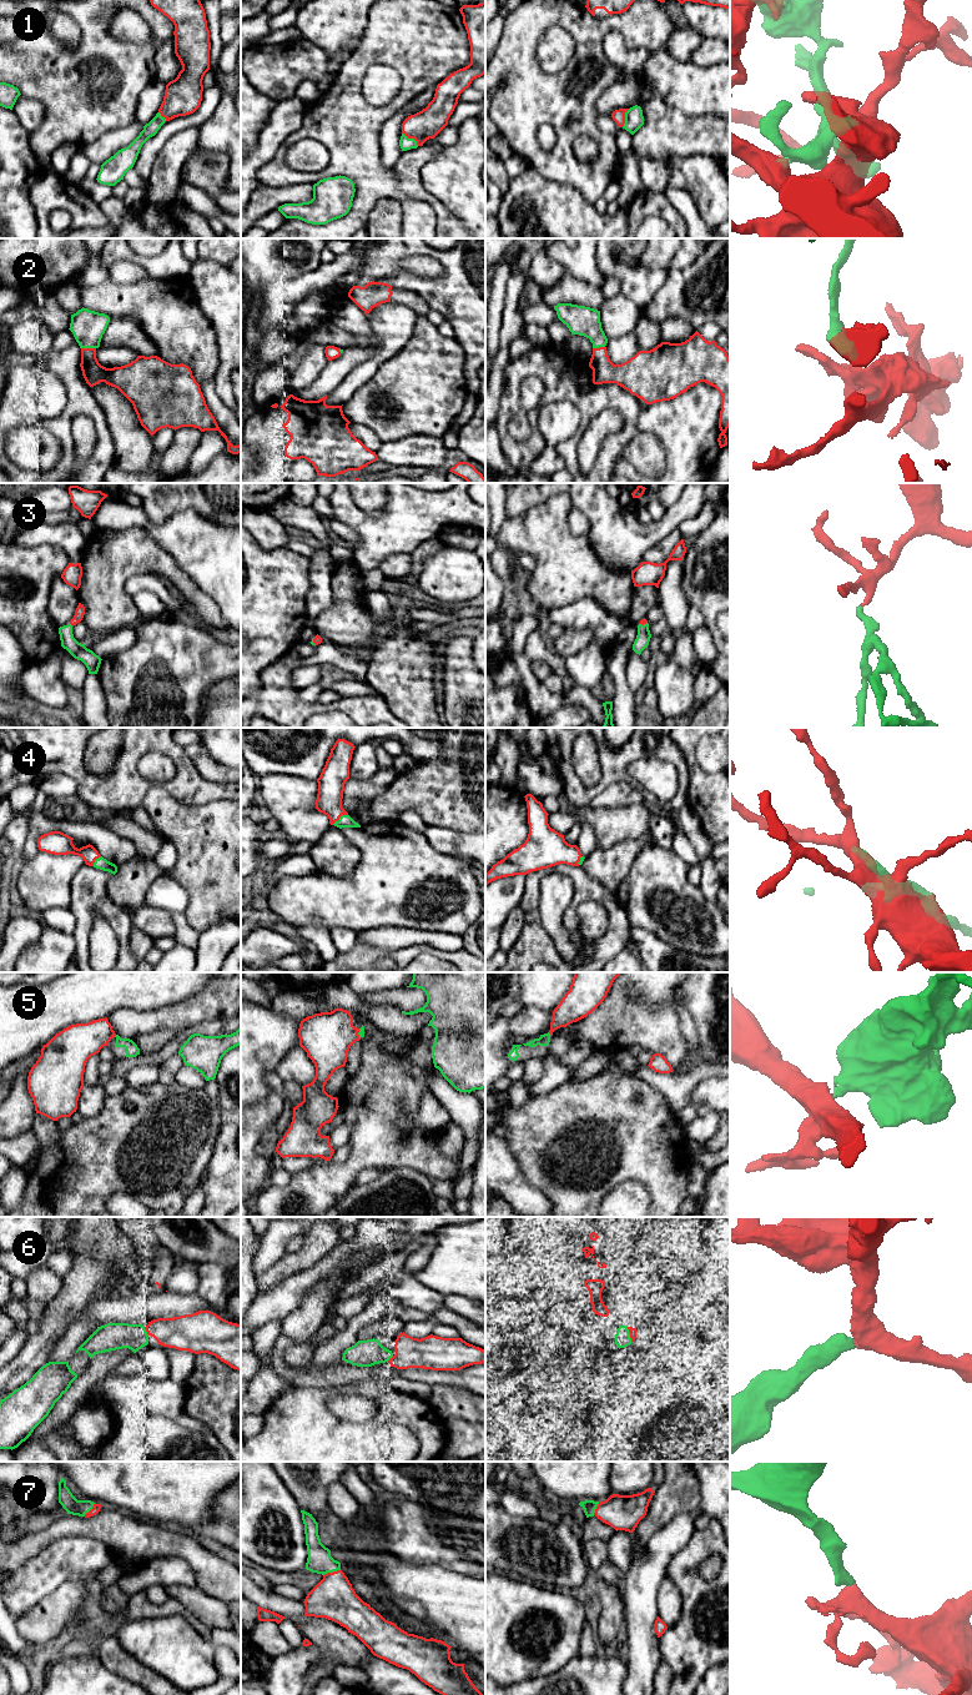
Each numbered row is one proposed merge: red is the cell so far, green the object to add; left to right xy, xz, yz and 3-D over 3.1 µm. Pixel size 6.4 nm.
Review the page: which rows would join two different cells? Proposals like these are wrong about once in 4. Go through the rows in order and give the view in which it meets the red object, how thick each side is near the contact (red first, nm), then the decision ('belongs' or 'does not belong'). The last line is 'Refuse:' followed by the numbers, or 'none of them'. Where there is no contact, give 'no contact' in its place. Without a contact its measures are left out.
1: xz | 190/80 nm | belongs
2: xy | 140/220 nm | belongs
3: xy | 60/100 nm | belongs
4: xz | 180/80 nm | belongs
5: xz | 320/40 nm | belongs
6: xy | 220/180 nm | belongs
7: xz | 280/160 nm | belongs
Refuse: none of them

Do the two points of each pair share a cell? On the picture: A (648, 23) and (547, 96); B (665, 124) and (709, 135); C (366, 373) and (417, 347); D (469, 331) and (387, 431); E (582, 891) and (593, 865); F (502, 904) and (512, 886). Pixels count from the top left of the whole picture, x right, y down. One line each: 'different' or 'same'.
A: same
B: same
C: different
D: different
E: different
F: same

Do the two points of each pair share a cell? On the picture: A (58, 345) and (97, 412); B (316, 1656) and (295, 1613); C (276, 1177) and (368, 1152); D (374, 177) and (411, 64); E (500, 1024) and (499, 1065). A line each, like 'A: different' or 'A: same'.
A: different
B: different
C: different
D: same
E: same

